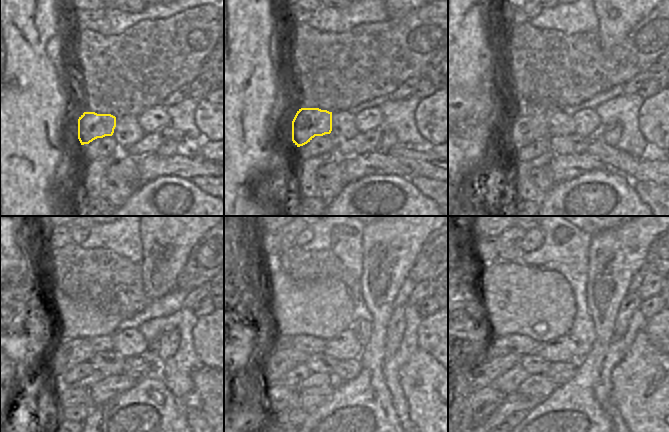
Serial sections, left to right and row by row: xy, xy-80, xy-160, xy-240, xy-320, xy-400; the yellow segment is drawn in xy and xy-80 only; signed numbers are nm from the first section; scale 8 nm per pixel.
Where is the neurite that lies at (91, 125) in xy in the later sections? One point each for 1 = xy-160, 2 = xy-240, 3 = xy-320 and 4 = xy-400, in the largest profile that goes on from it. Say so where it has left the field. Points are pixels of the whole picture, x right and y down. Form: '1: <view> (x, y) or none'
1: xy-160 (523, 130)
2: xy-240 (66, 354)
3: xy-320 (277, 363)
4: xy-400 (483, 374)

